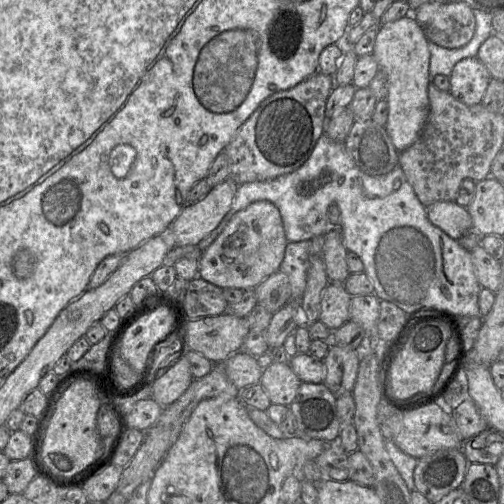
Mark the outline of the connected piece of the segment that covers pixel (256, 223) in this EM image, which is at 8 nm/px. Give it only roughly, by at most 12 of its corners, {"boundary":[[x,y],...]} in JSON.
{"boundary":[[265,200],[234,214],[203,251],[198,276],[255,289],[287,243]]}

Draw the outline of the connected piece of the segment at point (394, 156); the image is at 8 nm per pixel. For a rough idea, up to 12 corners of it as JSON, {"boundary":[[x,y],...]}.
{"boundary":[[355,120],[344,143],[358,168],[385,175],[400,152],[386,128]]}

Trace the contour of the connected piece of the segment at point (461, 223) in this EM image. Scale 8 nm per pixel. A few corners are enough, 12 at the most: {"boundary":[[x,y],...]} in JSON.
{"boundary":[[455,201],[433,203],[427,216],[454,240],[473,231],[467,208]]}

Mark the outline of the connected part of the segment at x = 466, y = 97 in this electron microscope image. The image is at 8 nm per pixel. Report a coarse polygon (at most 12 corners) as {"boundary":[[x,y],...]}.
{"boundary":[[477,57],[460,60],[450,93],[482,103],[491,75]]}

